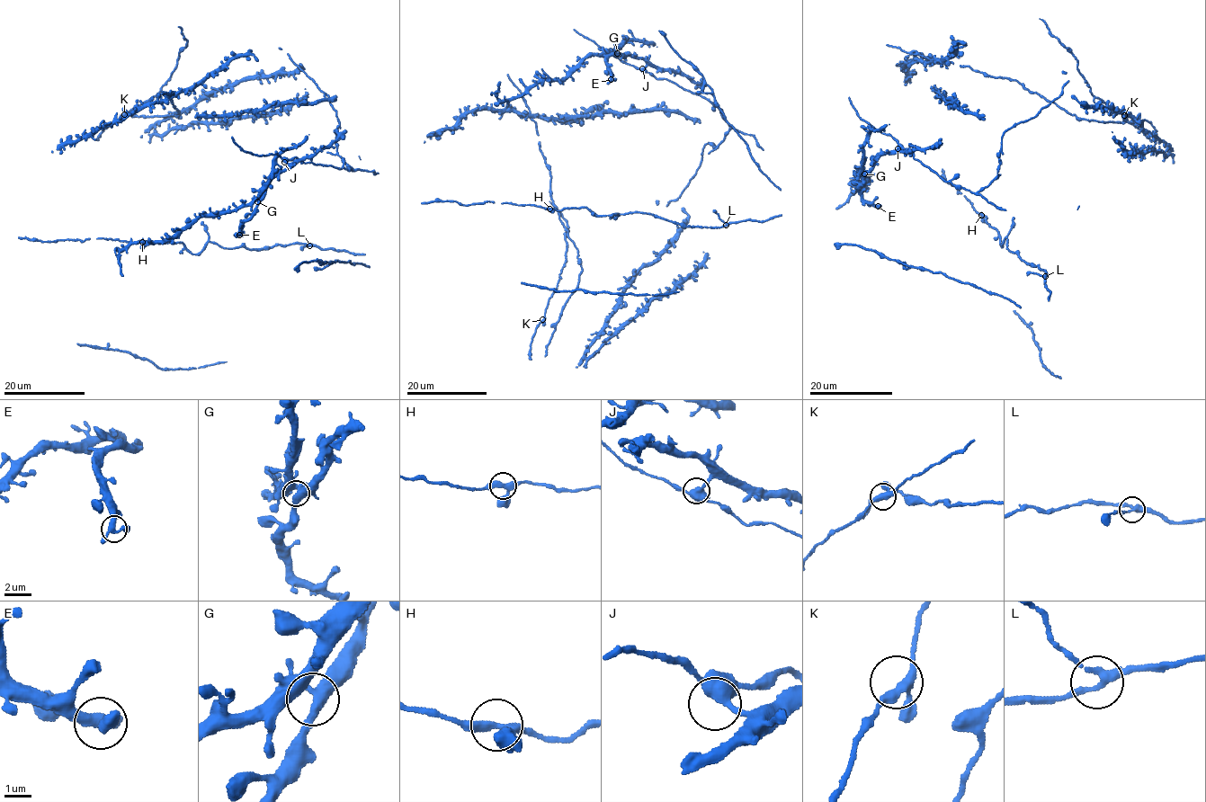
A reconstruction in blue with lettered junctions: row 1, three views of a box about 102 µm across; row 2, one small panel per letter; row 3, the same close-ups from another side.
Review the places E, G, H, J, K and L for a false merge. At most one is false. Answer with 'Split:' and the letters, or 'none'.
Split: none

